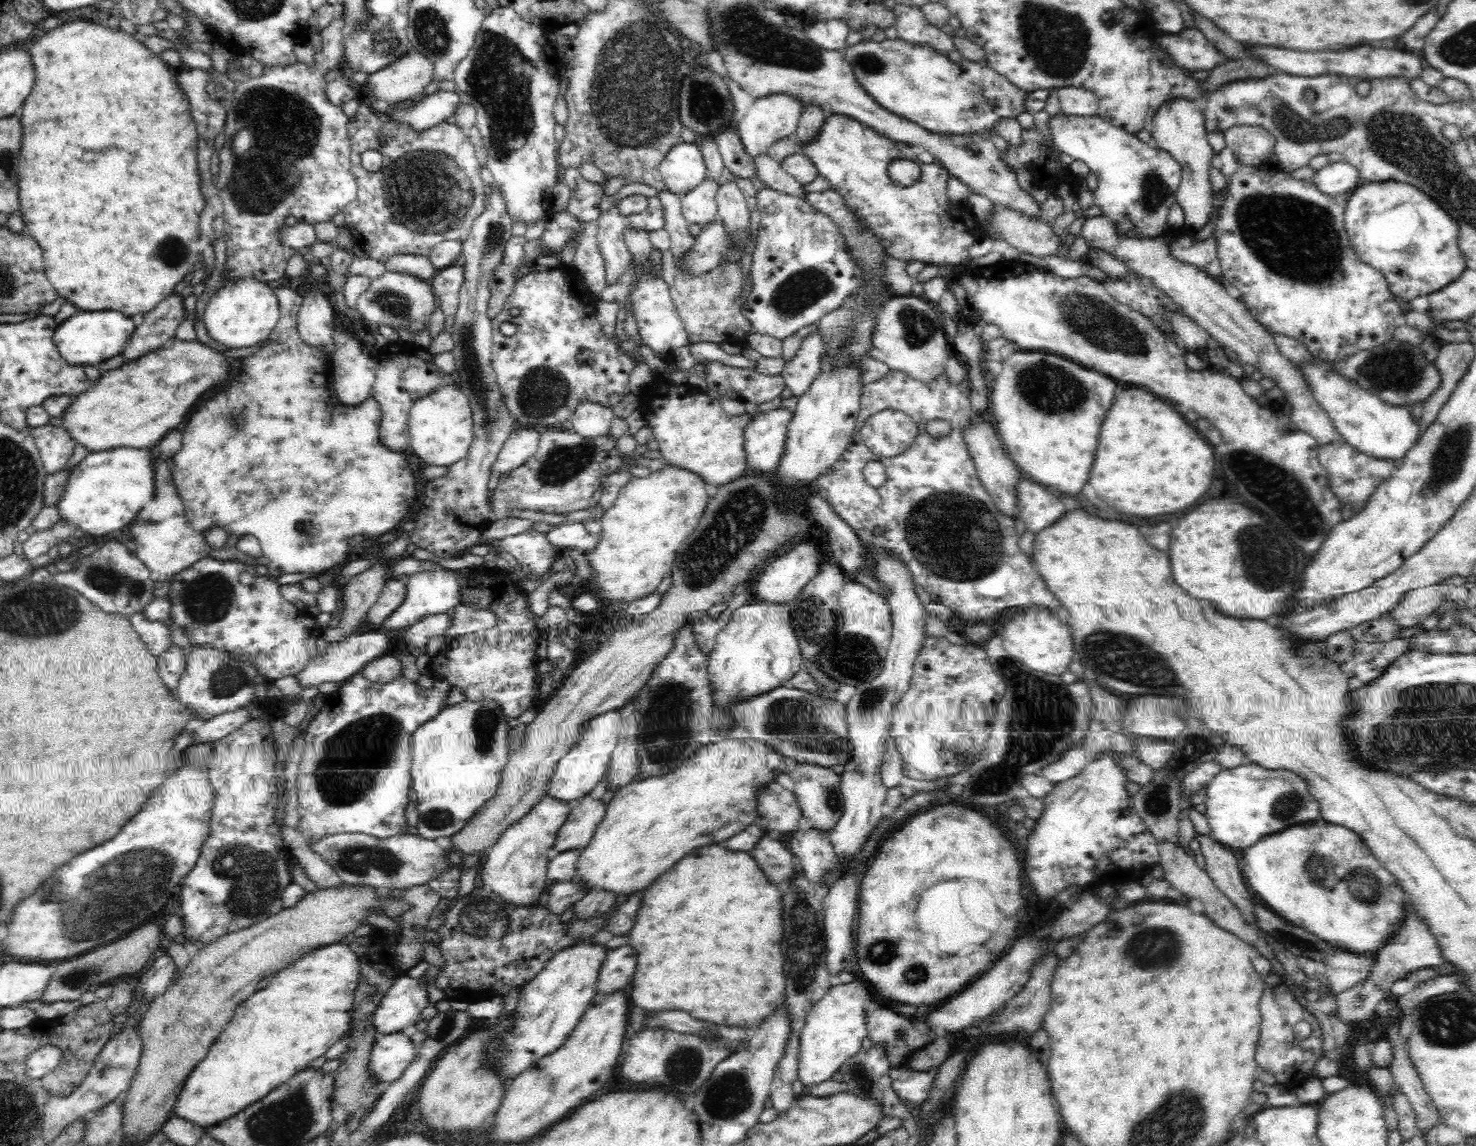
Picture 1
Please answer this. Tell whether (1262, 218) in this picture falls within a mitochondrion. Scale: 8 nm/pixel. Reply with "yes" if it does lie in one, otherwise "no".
yes

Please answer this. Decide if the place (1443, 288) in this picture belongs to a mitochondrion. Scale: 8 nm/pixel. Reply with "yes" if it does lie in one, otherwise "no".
no

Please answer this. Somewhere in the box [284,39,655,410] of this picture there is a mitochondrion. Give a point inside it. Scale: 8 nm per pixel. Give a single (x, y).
(427, 190)

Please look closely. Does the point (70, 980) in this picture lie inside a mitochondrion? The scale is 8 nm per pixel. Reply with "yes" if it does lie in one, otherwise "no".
yes

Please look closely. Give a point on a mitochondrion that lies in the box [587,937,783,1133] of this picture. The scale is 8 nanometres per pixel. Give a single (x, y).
(731, 1096)

